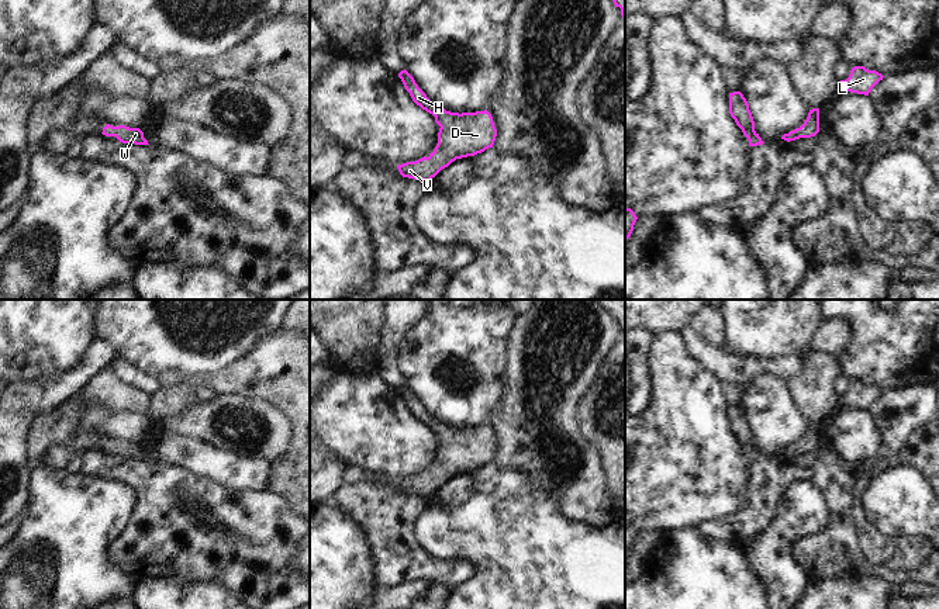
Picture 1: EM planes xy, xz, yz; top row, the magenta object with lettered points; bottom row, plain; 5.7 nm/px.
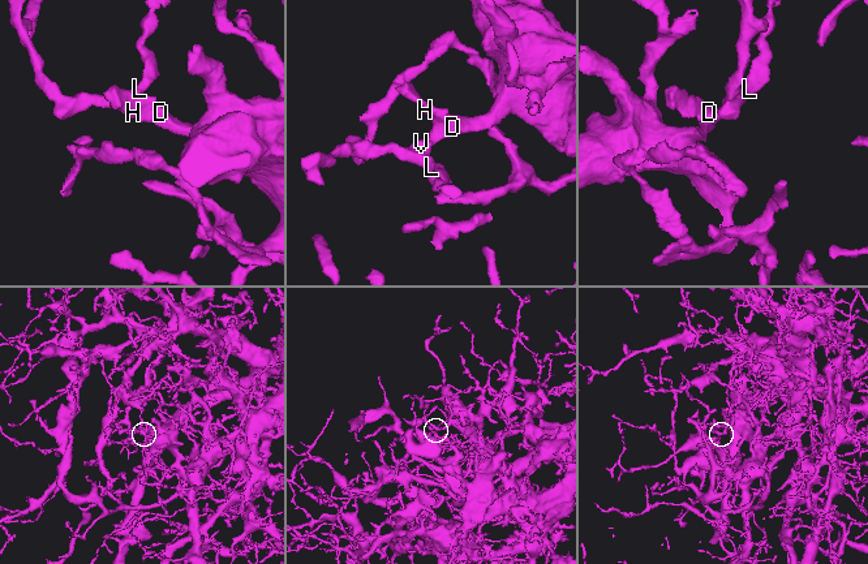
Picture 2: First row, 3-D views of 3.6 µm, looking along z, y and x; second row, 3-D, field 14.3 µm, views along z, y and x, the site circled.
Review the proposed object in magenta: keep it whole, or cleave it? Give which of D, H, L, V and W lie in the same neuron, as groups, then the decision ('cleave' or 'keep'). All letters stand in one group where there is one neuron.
D H L V W | keep

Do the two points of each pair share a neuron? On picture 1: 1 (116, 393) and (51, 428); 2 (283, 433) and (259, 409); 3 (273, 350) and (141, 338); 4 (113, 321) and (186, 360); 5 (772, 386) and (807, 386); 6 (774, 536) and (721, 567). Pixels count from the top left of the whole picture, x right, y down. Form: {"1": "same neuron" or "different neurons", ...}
{"1": "same neuron", "2": "same neuron", "3": "different neurons", "4": "same neuron", "5": "different neurons", "6": "different neurons"}

